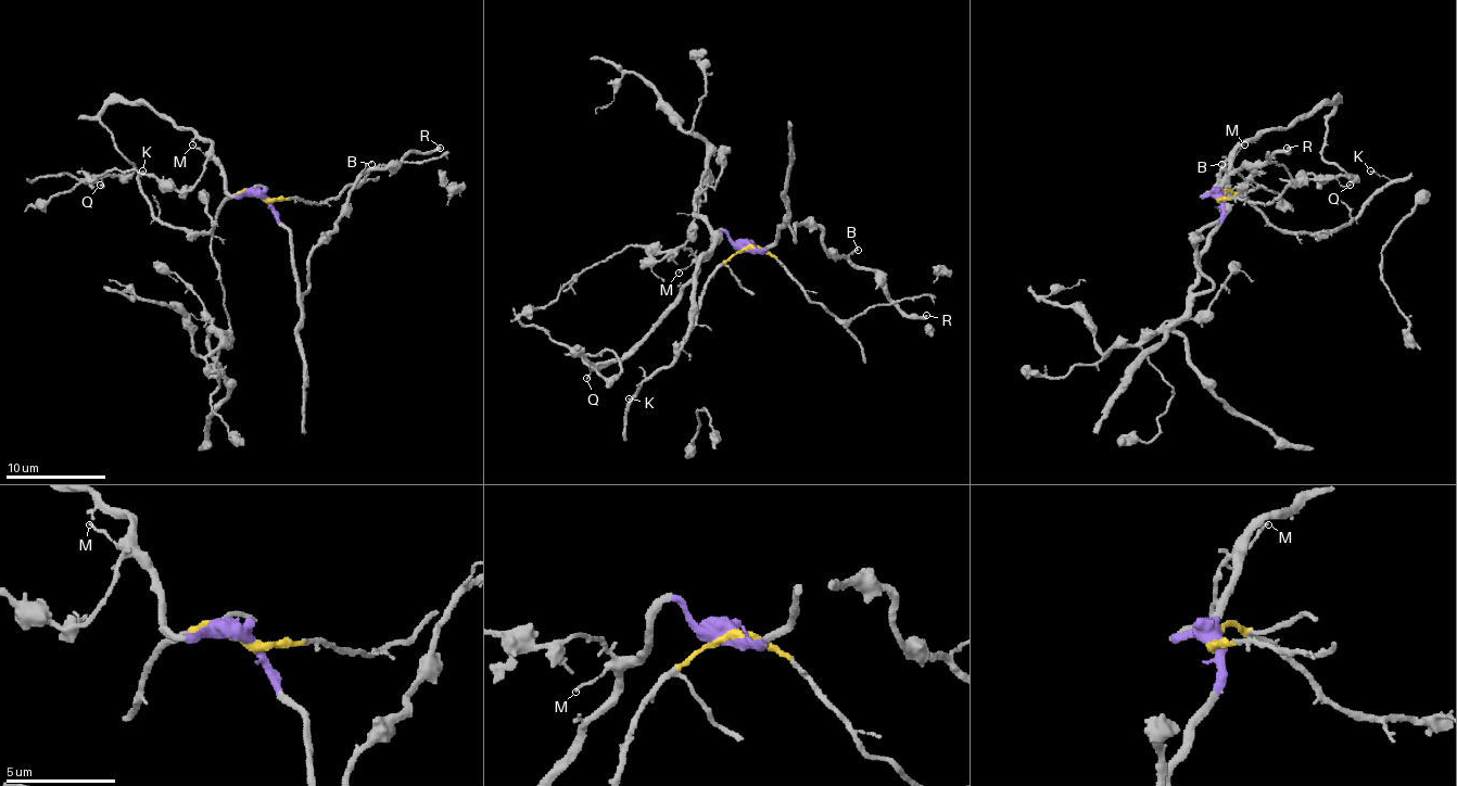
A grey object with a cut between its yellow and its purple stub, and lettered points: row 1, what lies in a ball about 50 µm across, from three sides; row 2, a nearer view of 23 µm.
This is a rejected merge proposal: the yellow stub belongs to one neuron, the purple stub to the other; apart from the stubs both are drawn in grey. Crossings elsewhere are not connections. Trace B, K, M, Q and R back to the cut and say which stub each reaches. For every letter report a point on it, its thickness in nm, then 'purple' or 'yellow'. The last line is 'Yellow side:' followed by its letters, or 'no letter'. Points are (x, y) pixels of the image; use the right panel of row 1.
B: at (1221, 164); 130 nm thick; purple
K: at (1370, 170); 110 nm thick; yellow
M: at (1244, 144); 110 nm thick; purple
Q: at (1350, 185); 140 nm thick; purple
R: at (1287, 148); 280 nm thick; purple
Yellow side: K

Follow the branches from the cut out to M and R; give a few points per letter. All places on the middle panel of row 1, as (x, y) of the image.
M: (748, 248), (737, 248), (720, 232), (712, 240), (712, 250), (708, 254), (678, 273)
R: (748, 248), (765, 250), (783, 223), (795, 240), (795, 225), (814, 225), (907, 314), (927, 314)

